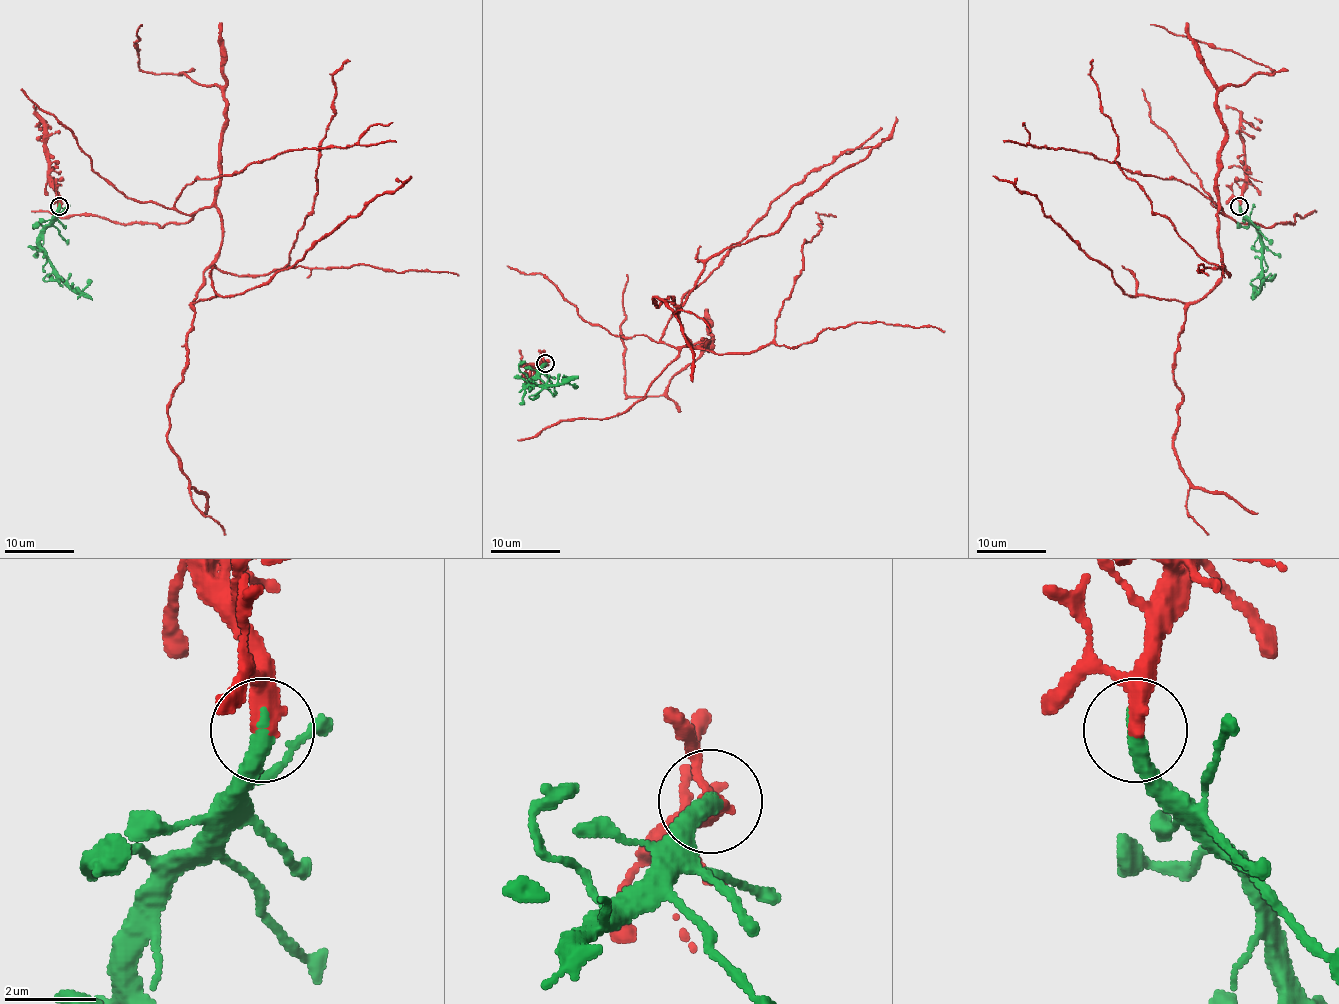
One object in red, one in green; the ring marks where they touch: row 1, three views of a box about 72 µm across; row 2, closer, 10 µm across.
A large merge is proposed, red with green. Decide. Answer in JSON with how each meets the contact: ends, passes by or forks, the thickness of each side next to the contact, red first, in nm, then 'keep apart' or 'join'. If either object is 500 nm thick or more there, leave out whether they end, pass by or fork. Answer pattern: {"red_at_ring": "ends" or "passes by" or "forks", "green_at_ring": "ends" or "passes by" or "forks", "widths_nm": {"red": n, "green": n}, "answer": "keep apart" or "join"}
{"red_at_ring": "passes by", "green_at_ring": "ends", "widths_nm": {"red": 340, "green": 400}, "answer": "join"}

